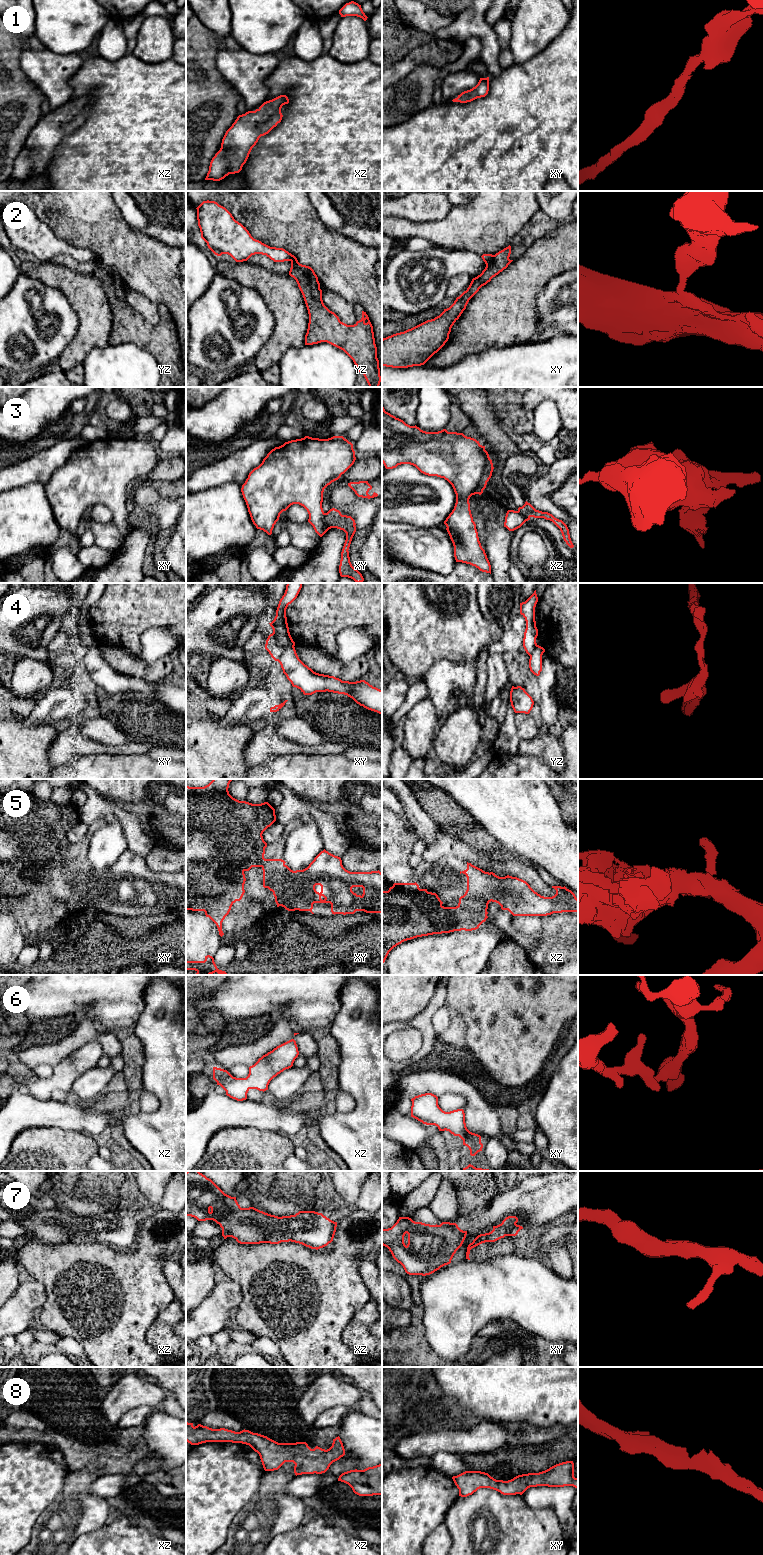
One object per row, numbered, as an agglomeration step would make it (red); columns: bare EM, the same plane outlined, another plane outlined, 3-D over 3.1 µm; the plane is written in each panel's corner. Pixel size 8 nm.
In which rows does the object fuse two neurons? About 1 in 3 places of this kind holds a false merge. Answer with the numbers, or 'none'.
2, 3, 4, 5

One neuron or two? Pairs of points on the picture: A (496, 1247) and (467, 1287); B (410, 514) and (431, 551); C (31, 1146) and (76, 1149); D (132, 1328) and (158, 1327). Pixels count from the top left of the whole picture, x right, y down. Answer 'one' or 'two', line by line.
A: two
B: two
C: one
D: two

